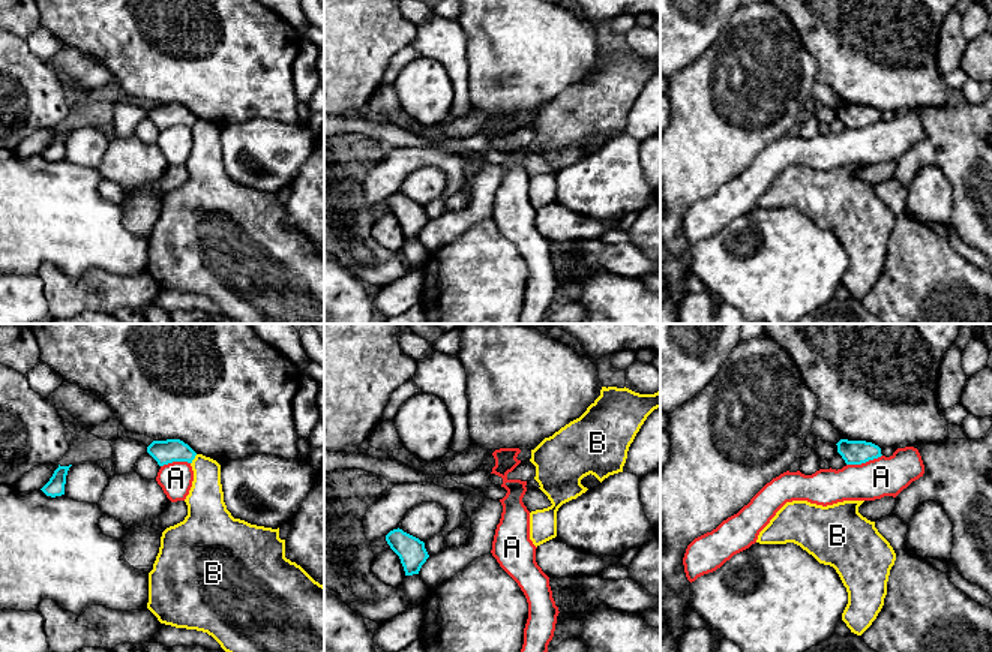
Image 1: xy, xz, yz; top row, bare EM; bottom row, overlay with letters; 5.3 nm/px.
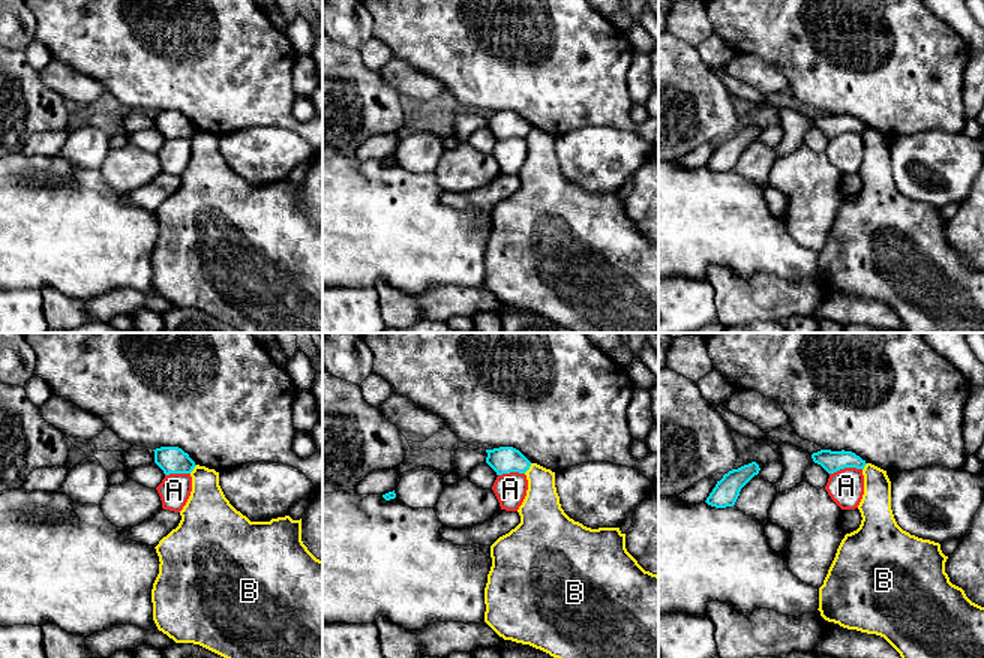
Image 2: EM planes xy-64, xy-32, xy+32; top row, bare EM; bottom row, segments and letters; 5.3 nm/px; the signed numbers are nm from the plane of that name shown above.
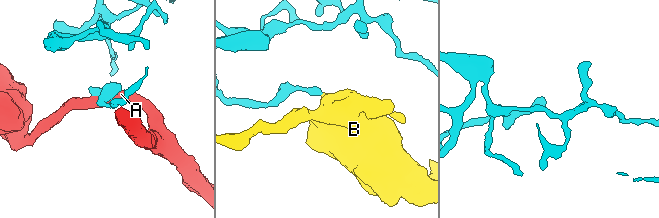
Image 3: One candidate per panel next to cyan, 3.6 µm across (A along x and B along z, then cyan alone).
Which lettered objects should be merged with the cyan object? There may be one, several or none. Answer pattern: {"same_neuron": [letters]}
{"same_neuron": []}

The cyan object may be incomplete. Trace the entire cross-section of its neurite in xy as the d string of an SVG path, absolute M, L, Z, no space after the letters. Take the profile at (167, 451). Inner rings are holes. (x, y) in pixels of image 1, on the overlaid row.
M180 439L153 441L147 447L147 453L158 462L159 466L173 462L192 463L197 453Z

